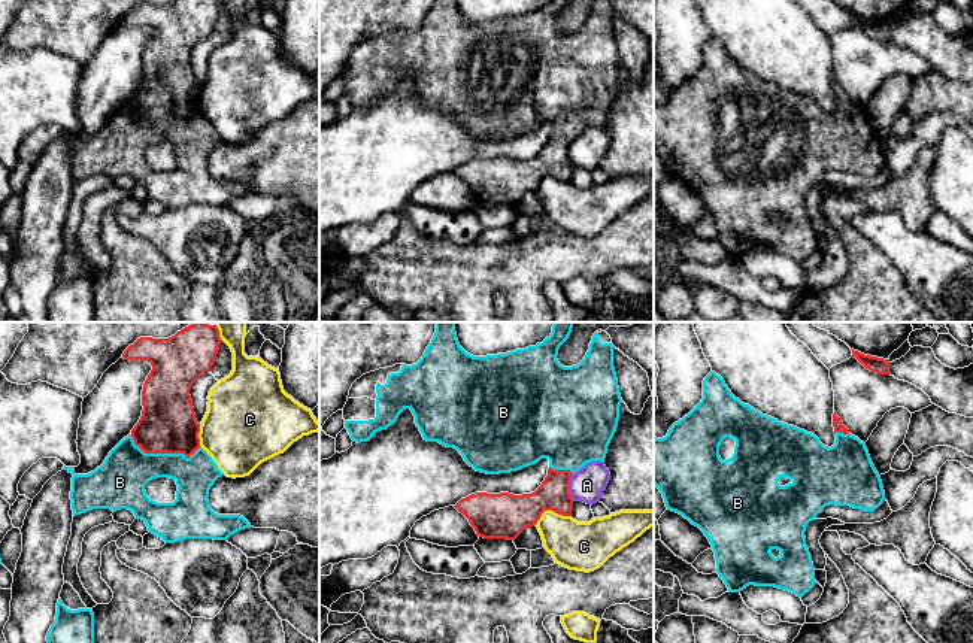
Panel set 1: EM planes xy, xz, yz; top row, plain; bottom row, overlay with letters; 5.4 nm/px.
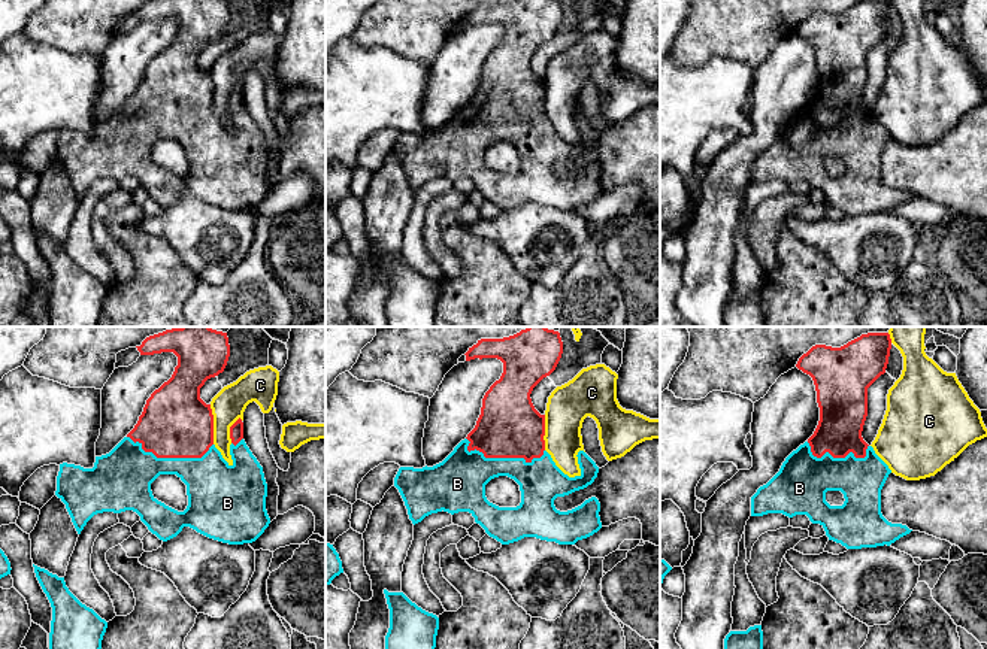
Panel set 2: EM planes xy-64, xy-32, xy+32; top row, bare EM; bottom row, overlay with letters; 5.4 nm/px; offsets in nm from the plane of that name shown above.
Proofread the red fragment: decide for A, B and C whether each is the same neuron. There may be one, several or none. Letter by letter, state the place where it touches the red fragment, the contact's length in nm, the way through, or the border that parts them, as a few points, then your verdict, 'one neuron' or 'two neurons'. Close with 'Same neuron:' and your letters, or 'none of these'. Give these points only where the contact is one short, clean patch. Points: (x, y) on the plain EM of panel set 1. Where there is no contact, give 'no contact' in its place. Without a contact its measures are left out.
A: xz (567, 152) | 150 nm | two neurons
B: xy (163, 118) | 380 nm | one neuron
C: xz (551, 175) | 200 nm | two neurons
Same neuron: B

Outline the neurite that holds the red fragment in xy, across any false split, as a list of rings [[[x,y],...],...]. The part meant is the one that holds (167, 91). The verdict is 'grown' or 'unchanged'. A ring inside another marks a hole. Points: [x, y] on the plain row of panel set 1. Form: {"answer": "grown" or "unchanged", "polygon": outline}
{"answer": "grown", "polygon": [[[175,0],[169,4],[140,3],[124,16],[124,25],[148,27],[152,31],[142,55],[142,82],[94,137],[76,140],[75,133],[63,133],[73,140],[73,182],[93,175],[128,175],[146,189],[149,198],[166,209],[185,204],[227,206],[231,200],[251,194],[243,182],[218,181],[209,172],[209,155],[224,139],[200,112],[200,90],[190,61],[191,51],[213,31],[219,9],[219,0]],[[157,143],[176,146],[173,169],[157,169],[146,161],[145,151]]]}

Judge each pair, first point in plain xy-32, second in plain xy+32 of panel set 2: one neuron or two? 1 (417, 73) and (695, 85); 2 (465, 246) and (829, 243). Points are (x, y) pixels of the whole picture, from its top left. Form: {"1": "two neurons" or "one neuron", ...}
{"1": "one neuron", "2": "two neurons"}

